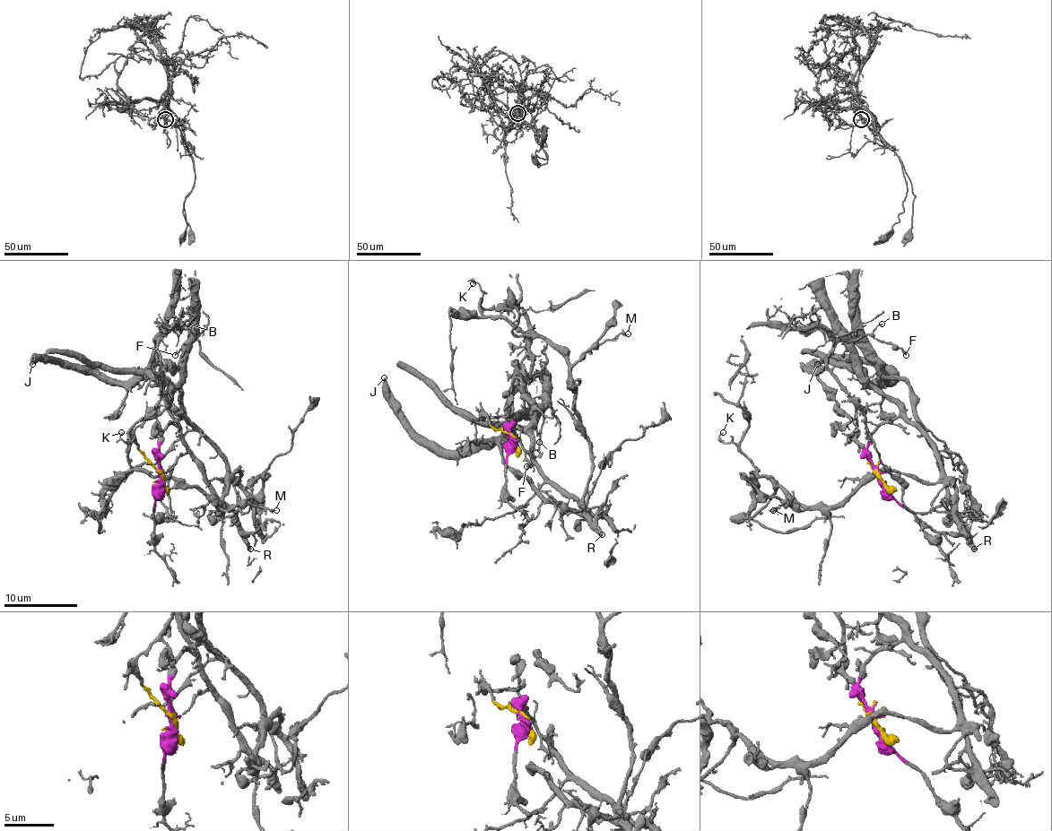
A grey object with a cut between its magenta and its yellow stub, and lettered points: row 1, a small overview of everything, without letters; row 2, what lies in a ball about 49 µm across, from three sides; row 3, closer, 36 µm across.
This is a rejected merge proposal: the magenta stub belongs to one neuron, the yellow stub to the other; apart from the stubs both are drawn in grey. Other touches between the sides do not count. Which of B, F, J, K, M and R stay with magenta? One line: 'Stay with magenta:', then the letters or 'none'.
Stay with magenta: B, F, K, M

